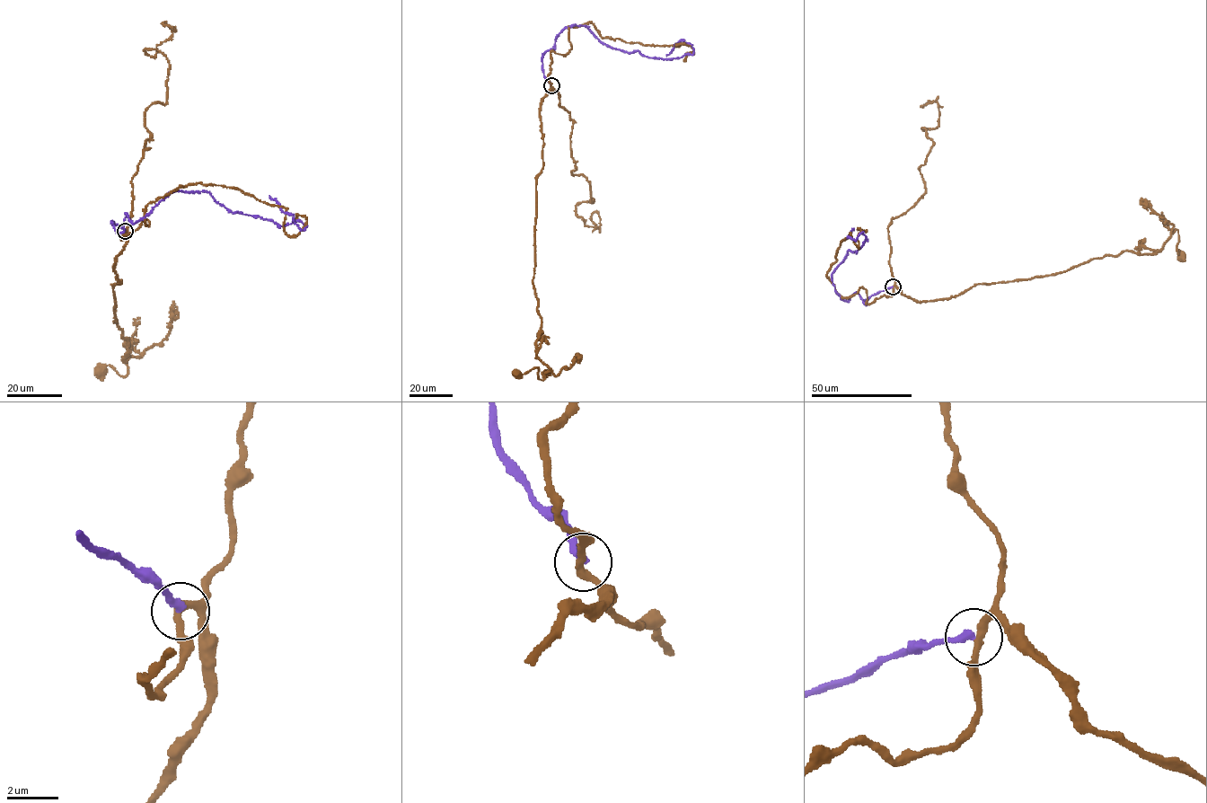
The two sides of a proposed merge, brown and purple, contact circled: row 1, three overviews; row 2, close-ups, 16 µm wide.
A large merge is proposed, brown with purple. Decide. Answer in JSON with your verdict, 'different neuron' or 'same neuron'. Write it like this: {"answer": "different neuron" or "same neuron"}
{"answer": "different neuron"}

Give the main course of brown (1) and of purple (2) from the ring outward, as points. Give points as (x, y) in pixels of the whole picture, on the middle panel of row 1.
1: (550, 85), (539, 112), (533, 279), (541, 319), (536, 355), (550, 370), (541, 380), (538, 367), (516, 375)
2: (550, 85), (543, 53), (574, 25), (612, 48), (649, 57), (676, 58), (693, 49), (680, 39), (666, 55)

